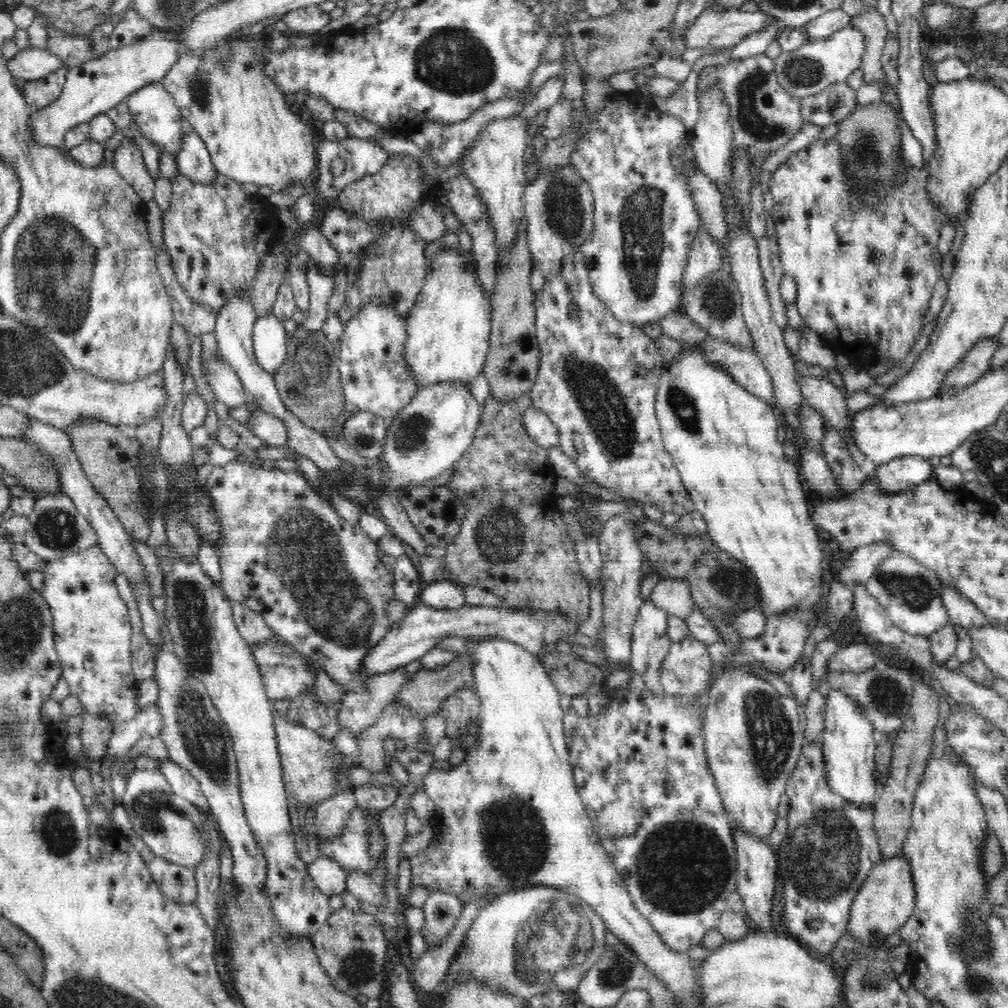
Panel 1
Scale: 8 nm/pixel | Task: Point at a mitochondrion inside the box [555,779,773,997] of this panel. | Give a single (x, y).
(682, 881)

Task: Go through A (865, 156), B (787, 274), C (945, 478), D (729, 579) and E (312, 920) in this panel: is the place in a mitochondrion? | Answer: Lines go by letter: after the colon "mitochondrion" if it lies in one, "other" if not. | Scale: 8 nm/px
A: mitochondrion
B: other
C: other
D: mitochondrion
E: other

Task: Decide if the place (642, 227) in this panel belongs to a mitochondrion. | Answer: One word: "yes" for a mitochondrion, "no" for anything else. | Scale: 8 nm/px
yes

